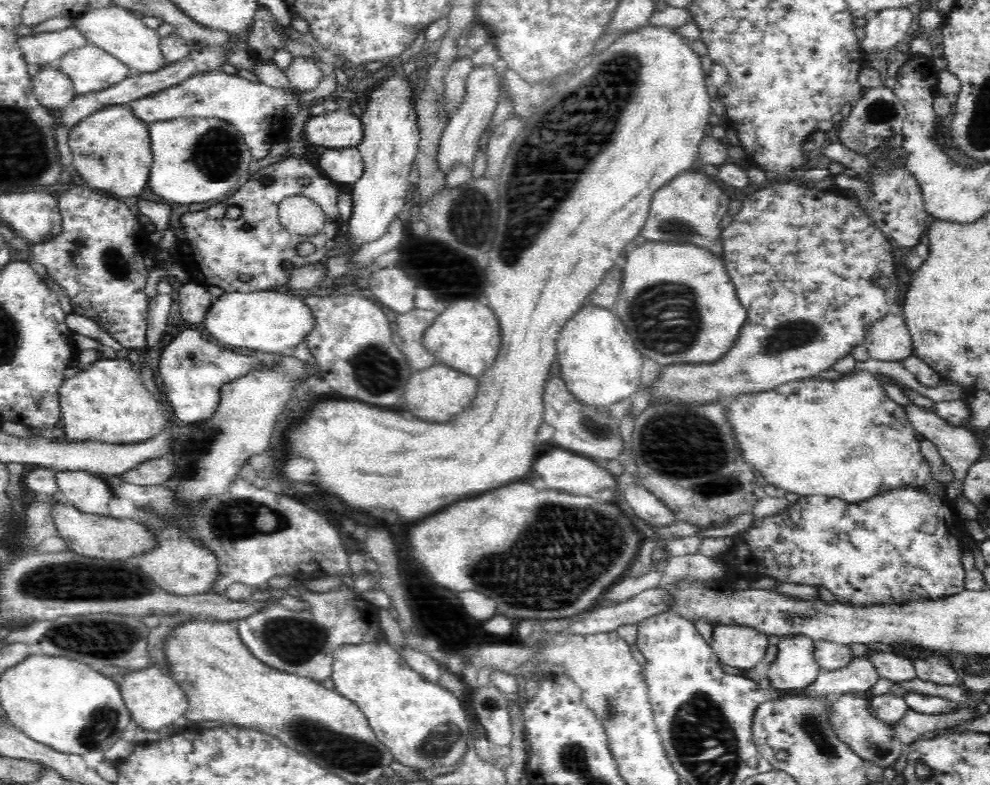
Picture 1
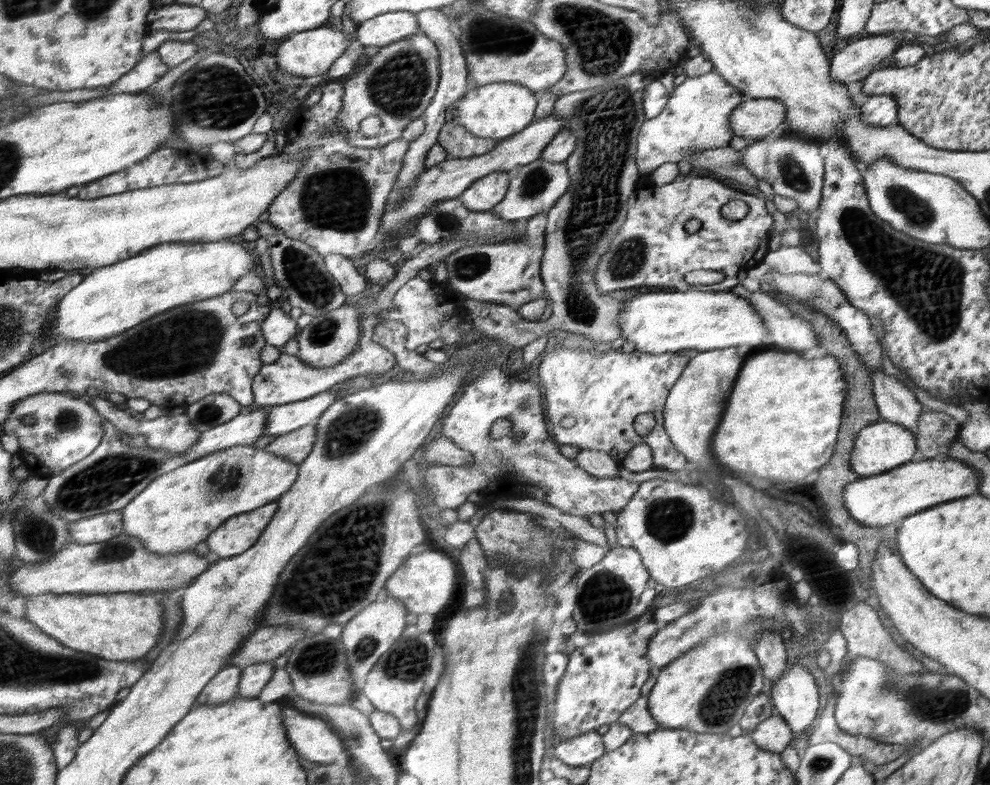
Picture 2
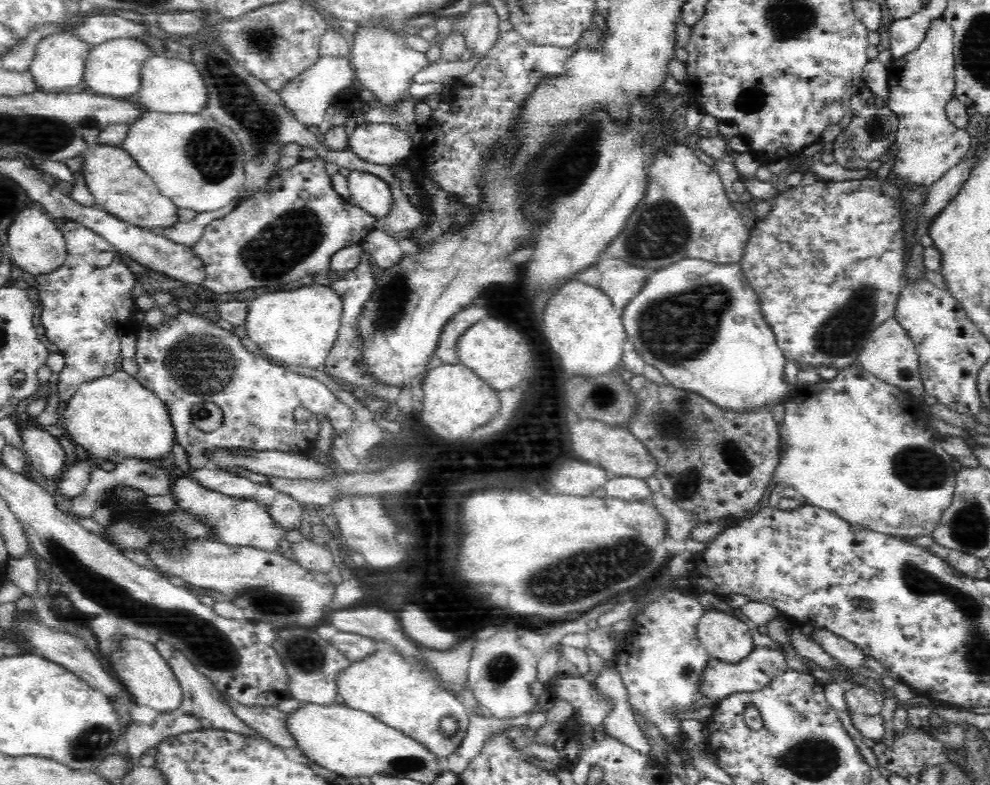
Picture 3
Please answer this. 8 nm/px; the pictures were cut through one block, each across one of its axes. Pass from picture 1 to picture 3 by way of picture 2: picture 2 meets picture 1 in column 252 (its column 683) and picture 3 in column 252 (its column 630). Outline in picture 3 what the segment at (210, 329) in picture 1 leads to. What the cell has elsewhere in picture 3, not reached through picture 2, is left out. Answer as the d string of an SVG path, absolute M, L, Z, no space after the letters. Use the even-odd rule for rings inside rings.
M308 286L298 290L268 292L248 304L244 328L247 337L268 358L280 364L321 369L341 325L343 300L328 286Z

